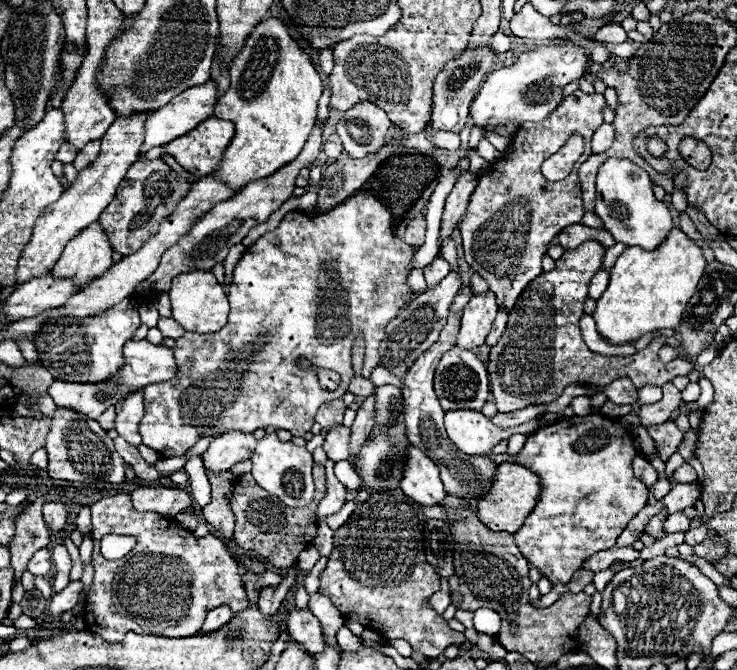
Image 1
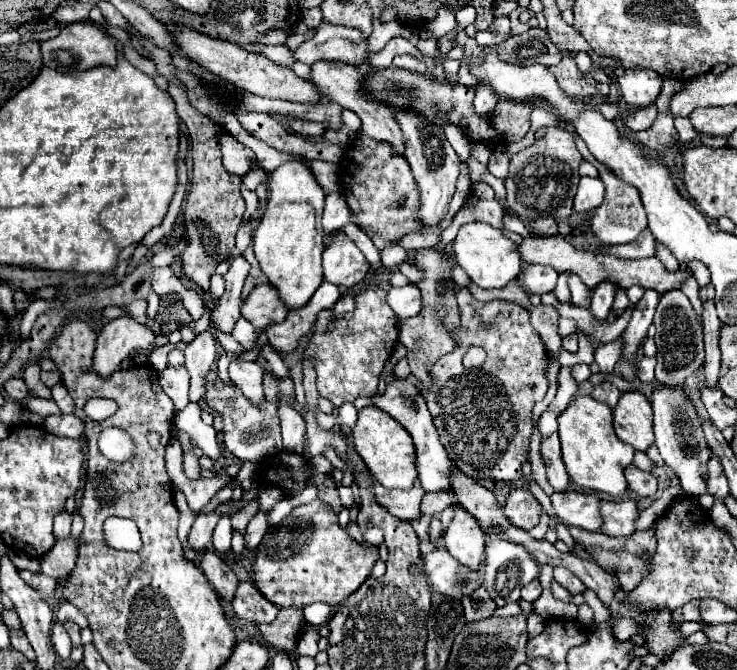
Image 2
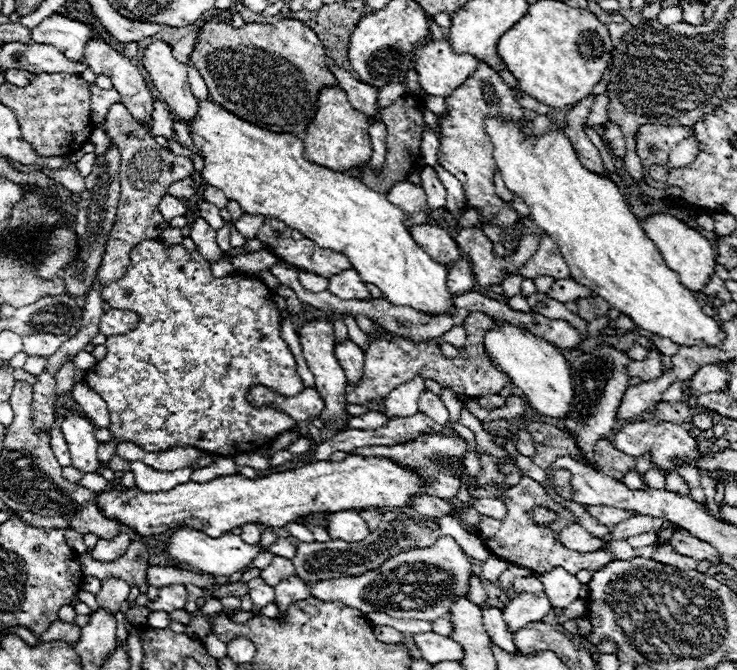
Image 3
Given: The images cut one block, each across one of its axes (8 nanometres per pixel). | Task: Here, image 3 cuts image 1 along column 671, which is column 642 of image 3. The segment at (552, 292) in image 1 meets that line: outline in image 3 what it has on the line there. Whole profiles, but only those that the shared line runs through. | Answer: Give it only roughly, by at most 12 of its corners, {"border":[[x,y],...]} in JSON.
{"border":[[658,350],[648,360],[630,362],[628,374],[644,382],[662,374]]}

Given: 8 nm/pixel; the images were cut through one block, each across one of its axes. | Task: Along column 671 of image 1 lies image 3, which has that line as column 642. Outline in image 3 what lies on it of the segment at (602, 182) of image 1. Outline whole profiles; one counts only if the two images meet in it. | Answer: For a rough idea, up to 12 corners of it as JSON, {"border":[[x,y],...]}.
{"border":[[668,212],[638,218],[680,282],[702,292],[716,250]]}

